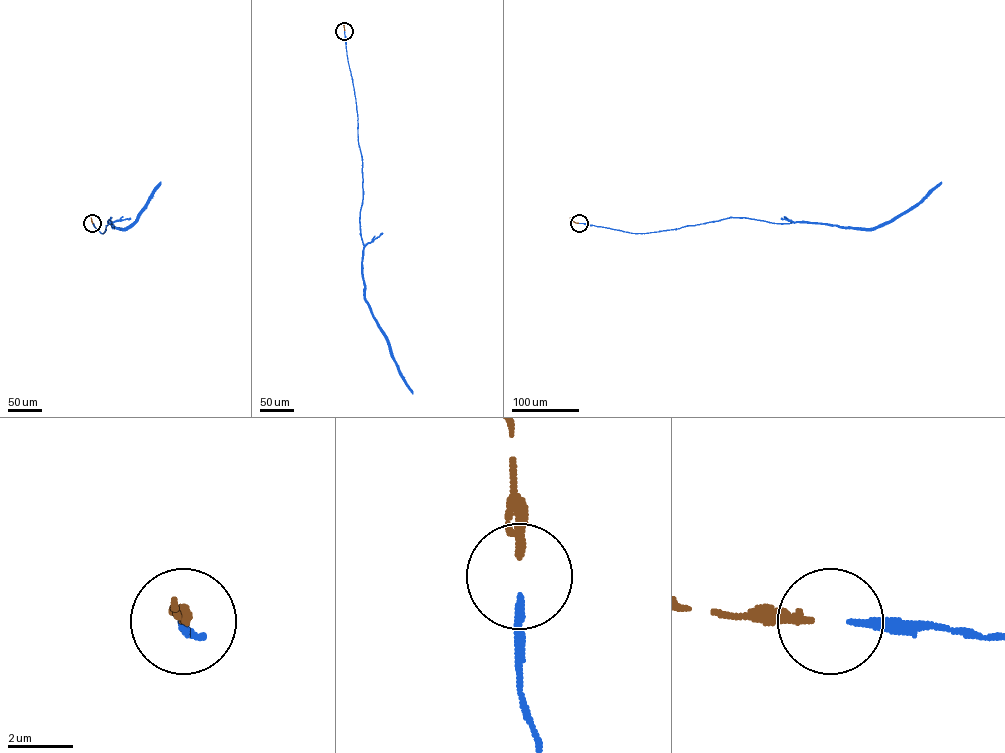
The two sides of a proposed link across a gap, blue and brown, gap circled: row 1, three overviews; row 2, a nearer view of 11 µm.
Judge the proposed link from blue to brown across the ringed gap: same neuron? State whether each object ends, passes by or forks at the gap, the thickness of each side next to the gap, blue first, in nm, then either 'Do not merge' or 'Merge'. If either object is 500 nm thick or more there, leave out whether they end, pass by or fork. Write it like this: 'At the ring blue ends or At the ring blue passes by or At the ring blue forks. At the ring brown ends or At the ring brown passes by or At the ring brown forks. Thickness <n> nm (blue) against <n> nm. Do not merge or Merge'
At the ring blue ends. At the ring brown ends. Thickness 240 nm (blue) against 280 nm. Merge

